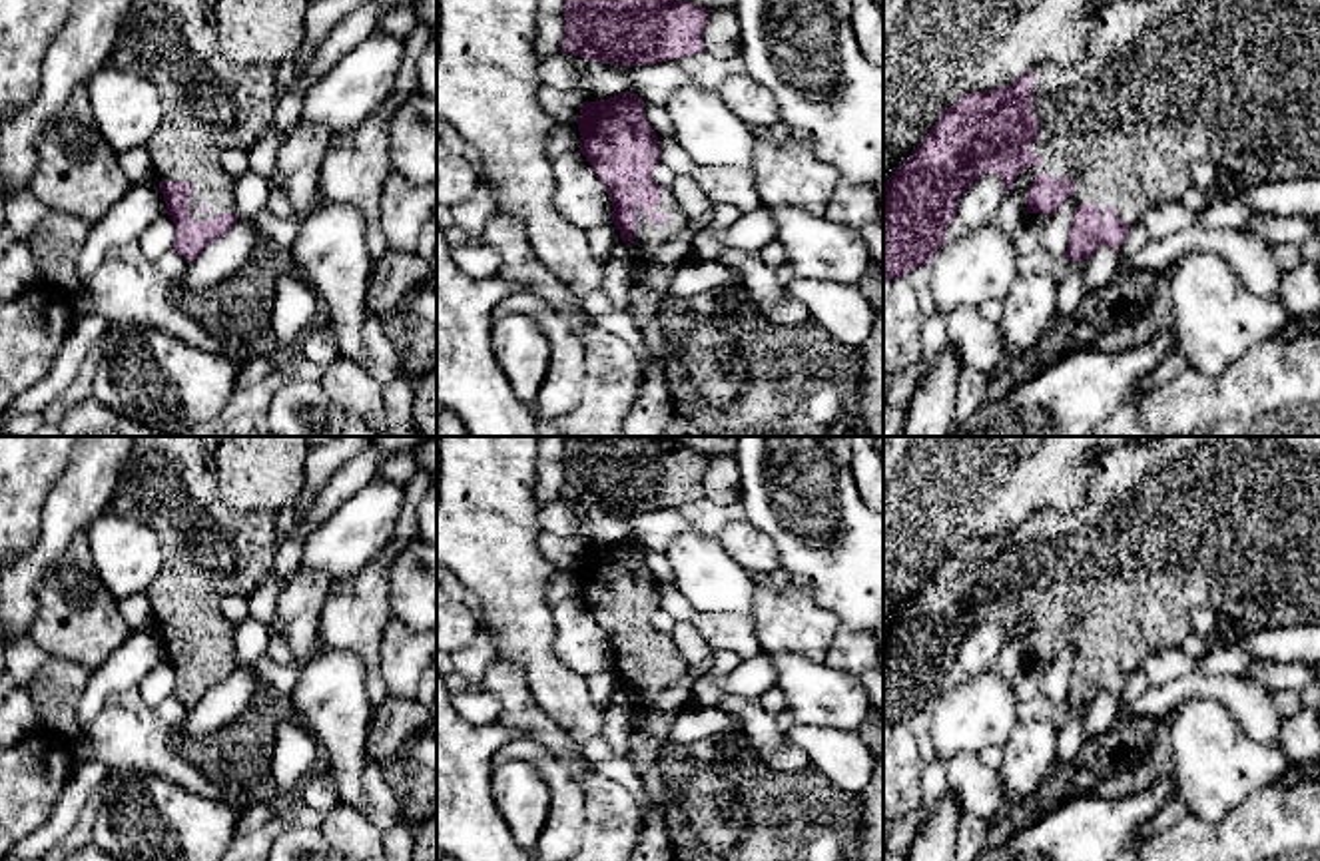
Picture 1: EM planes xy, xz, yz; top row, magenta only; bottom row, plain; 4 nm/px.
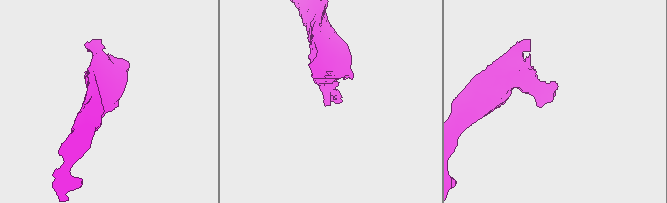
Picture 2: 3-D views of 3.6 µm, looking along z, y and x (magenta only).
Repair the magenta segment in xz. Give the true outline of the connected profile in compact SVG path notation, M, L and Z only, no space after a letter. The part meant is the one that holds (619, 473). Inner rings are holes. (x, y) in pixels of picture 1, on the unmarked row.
M564 436L562 498L650 512L704 498L710 456L670 436Z

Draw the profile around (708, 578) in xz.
M682 532L664 556L672 566L674 586L696 612L752 616L758 582L728 556L716 536Z

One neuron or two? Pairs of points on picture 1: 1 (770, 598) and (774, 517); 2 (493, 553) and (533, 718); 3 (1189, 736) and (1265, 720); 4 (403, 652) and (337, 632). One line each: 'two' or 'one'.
1: two
2: two
3: two
4: two

